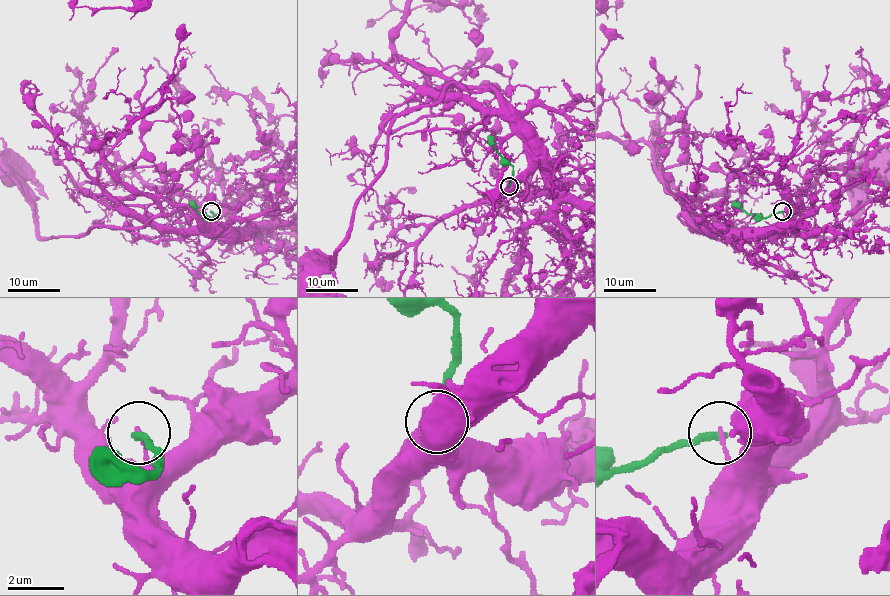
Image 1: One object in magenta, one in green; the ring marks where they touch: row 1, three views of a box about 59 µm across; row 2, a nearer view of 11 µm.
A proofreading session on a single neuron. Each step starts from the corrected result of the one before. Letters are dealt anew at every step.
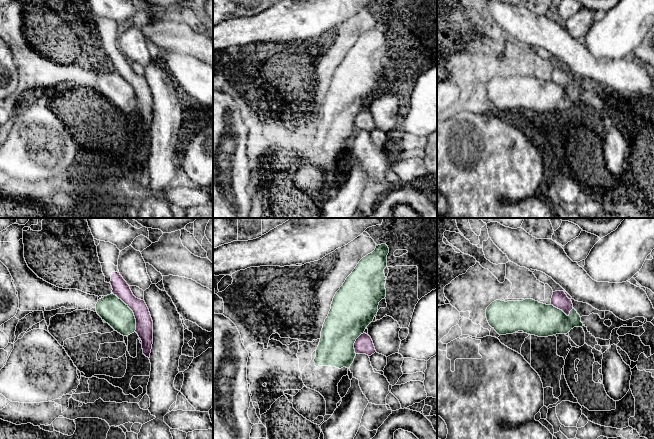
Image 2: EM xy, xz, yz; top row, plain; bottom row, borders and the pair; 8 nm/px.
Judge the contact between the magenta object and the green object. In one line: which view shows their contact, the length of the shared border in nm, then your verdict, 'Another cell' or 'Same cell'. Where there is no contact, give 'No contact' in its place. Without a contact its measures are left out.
Touches magenta in xy. Shared border 360 nm. Another cell

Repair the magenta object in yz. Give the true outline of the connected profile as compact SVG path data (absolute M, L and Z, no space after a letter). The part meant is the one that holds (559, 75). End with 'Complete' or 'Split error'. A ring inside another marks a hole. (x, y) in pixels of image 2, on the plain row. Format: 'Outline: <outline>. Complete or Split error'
Outline: M564 67L553 68L551 81L562 86L567 92L569 92L570 87L573 85L571 75L567 73Z. Complete

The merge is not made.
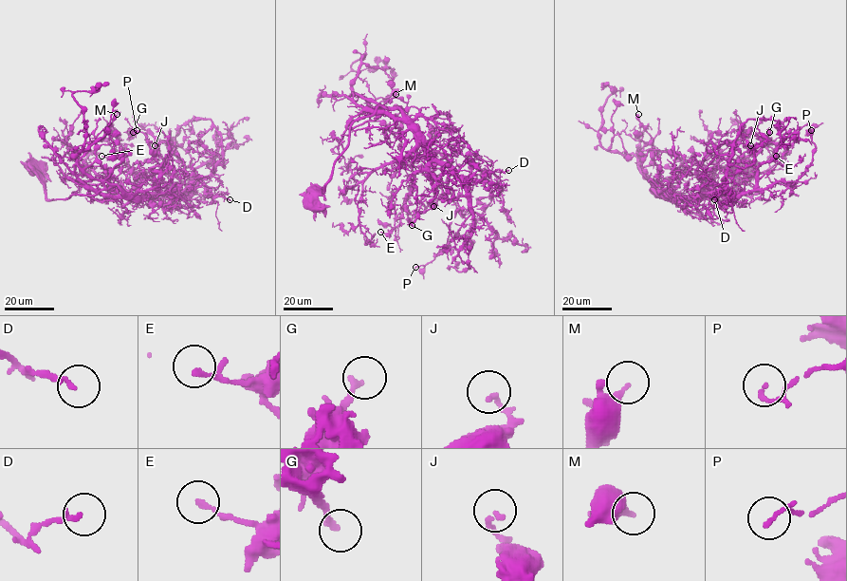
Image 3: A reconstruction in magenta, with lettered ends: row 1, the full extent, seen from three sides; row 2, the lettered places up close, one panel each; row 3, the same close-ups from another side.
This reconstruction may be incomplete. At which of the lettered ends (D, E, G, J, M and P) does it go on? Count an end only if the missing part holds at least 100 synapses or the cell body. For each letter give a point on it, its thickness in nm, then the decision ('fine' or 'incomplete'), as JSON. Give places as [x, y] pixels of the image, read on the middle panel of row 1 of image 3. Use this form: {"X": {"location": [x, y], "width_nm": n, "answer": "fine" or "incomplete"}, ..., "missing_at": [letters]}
{"D": {"location": [508, 170], "width_nm": 160, "answer": "fine"}, "E": {"location": [380, 232], "width_nm": 110, "answer": "fine"}, "G": {"location": [412, 225], "width_nm": 240, "answer": "fine"}, "J": {"location": [433, 206], "width_nm": 170, "answer": "fine"}, "M": {"location": [395, 94], "width_nm": 400, "answer": "fine"}, "P": {"location": [415, 267], "width_nm": 140, "answer": "fine"}, "missing_at": []}

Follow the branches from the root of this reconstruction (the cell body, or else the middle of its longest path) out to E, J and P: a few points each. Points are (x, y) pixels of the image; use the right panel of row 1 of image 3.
E: (747, 168), (727, 199), (657, 195), (719, 196), (738, 163), (763, 142), (776, 156)
J: (747, 168), (727, 199), (657, 195), (703, 195), (722, 182), (750, 145)
P: (747, 168), (727, 199), (657, 195), (745, 194), (755, 186), (753, 160), (765, 144), (804, 124), (811, 130)

